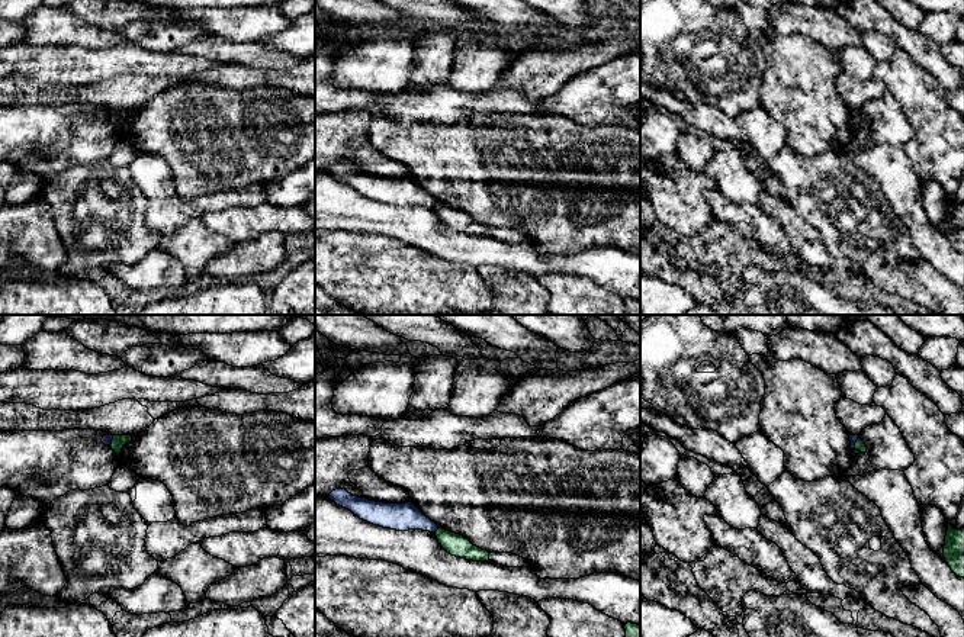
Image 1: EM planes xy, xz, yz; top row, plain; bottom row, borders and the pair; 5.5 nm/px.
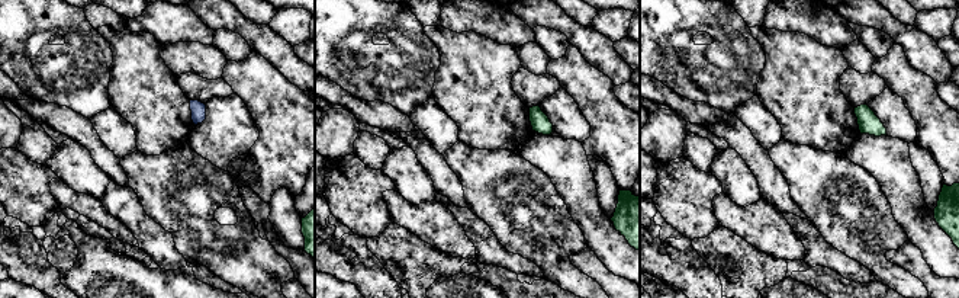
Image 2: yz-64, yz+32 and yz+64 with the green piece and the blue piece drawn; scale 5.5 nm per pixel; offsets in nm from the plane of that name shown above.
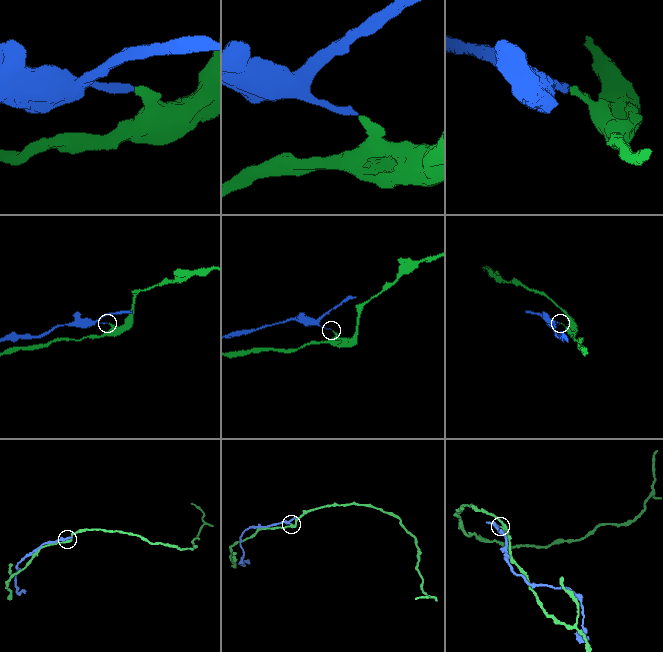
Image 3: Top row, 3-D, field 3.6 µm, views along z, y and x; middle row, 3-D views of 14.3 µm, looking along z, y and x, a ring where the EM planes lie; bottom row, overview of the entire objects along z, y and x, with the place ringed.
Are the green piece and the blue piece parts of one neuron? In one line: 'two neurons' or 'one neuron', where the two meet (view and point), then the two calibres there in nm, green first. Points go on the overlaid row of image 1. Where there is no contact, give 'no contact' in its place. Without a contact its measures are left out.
two neurons | xz (437, 530) | 120/160 nm

